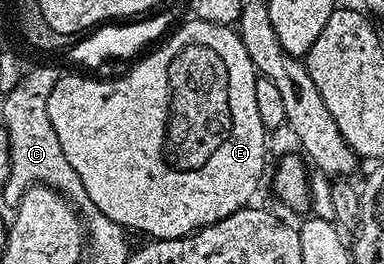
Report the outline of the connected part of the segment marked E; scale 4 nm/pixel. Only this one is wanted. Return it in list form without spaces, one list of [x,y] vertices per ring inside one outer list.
[[[200,20],[188,21],[182,21],[160,45],[150,49],[144,57],[137,60],[142,62],[134,61],[134,66],[122,78],[113,78],[110,82],[96,82],[93,78],[80,78],[77,74],[69,74],[66,78],[64,75],[58,77],[55,88],[51,88],[51,96],[47,100],[47,116],[51,116],[55,136],[59,136],[59,144],[63,144],[63,156],[67,156],[67,164],[71,164],[75,172],[79,172],[79,180],[83,180],[87,196],[91,196],[93,203],[111,220],[115,220],[130,231],[142,230],[143,233],[149,234],[145,236],[153,240],[183,238],[195,230],[202,230],[205,226],[231,216],[237,210],[246,209],[252,203],[249,201],[252,200],[253,193],[261,182],[261,173],[265,170],[267,131],[259,120],[258,105],[255,104],[255,86],[259,75],[253,68],[251,56],[247,56],[247,48],[243,48],[240,33],[228,26]]]

